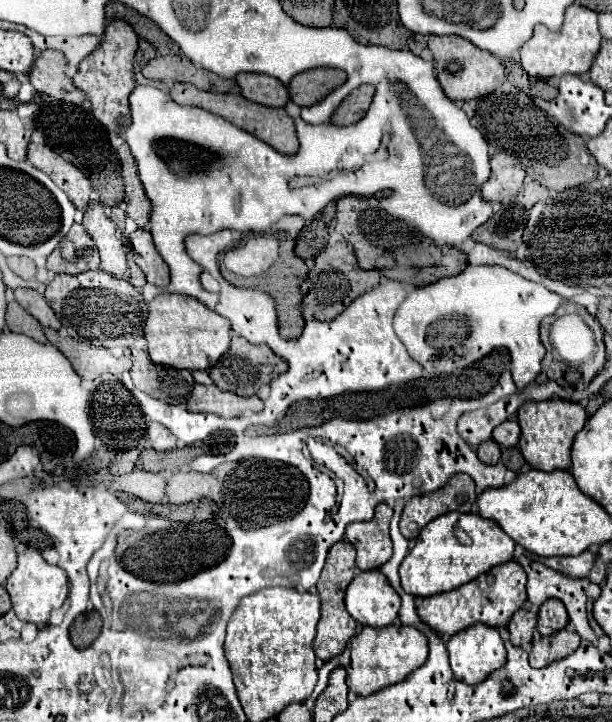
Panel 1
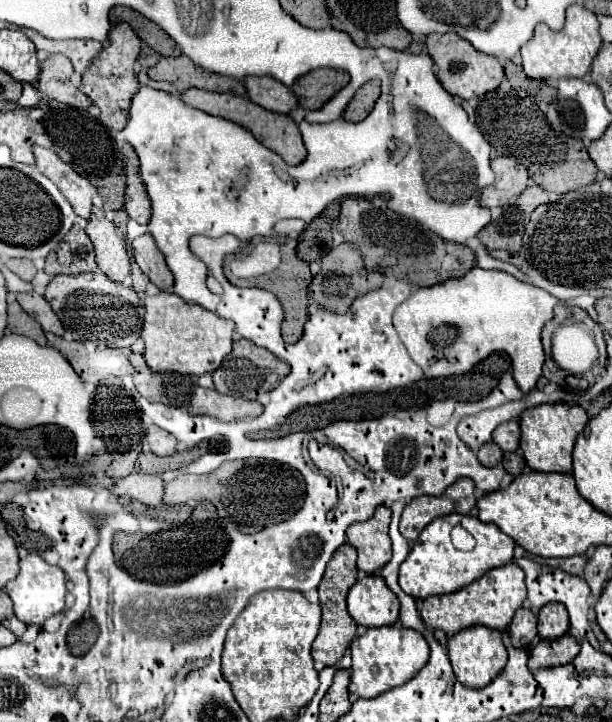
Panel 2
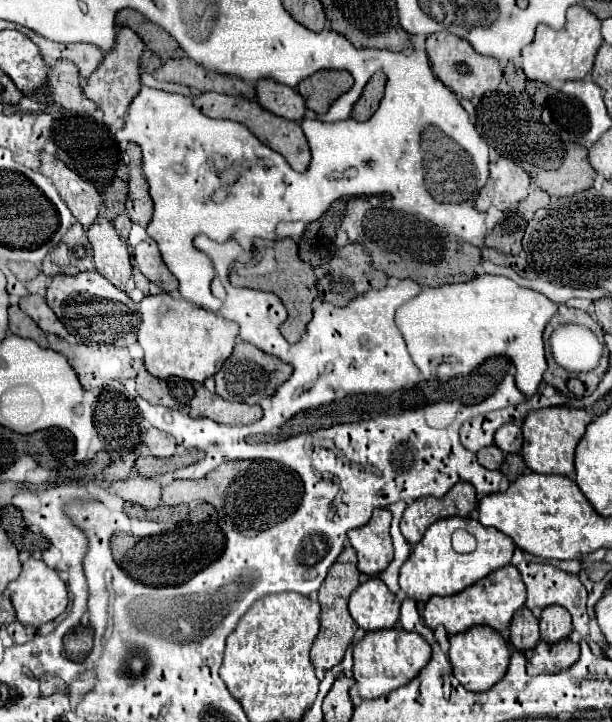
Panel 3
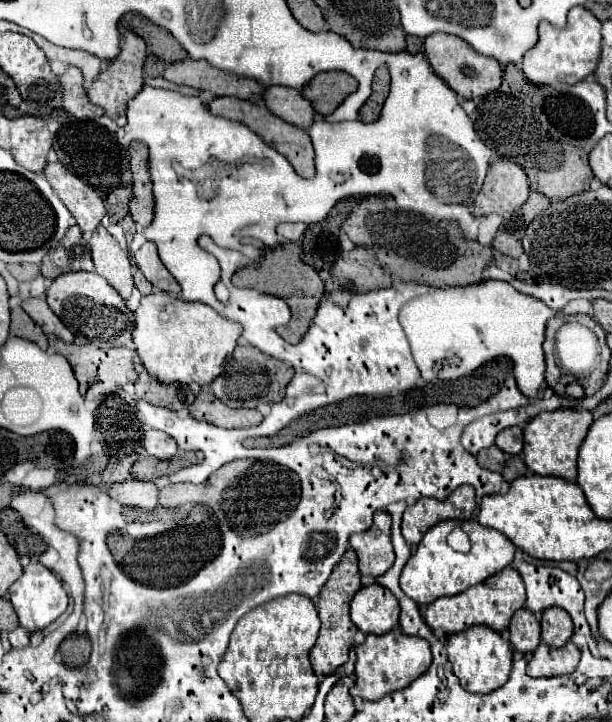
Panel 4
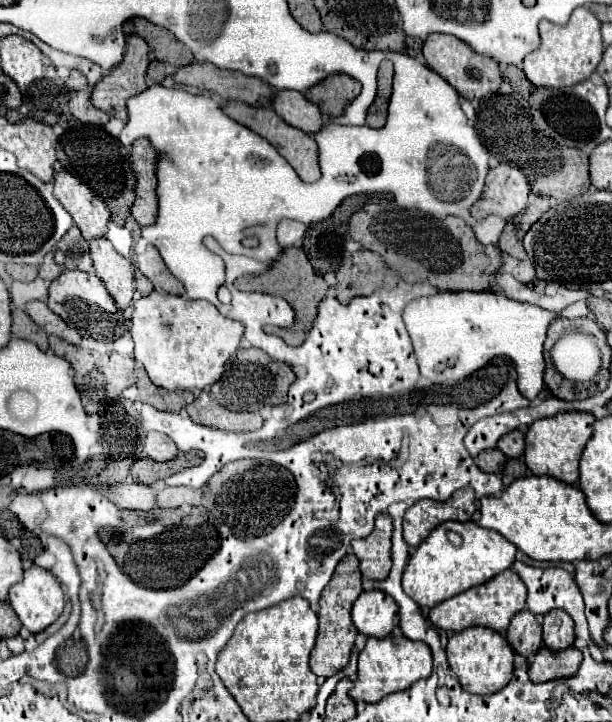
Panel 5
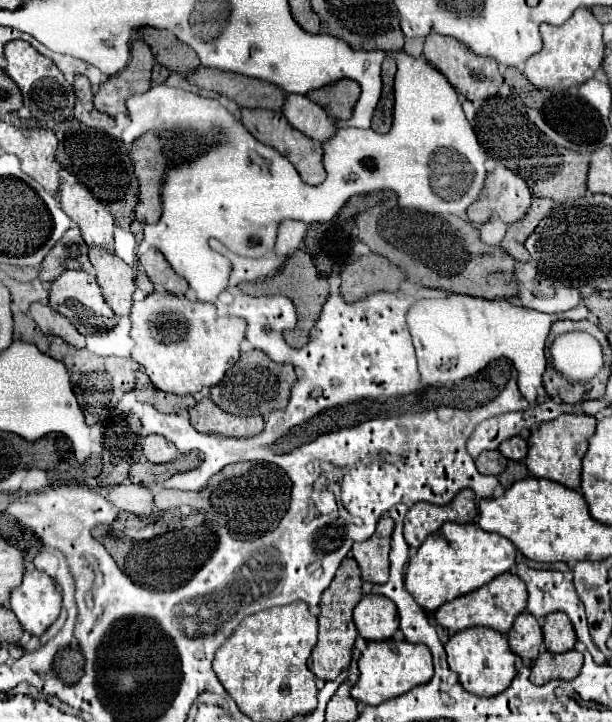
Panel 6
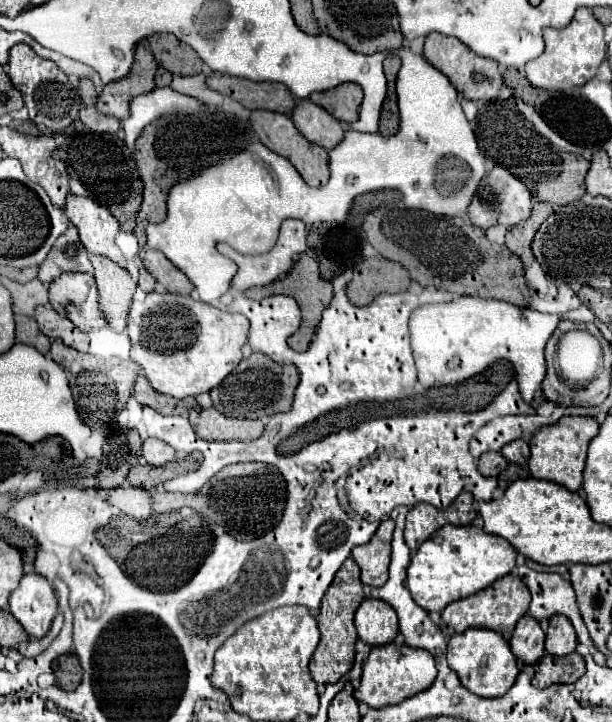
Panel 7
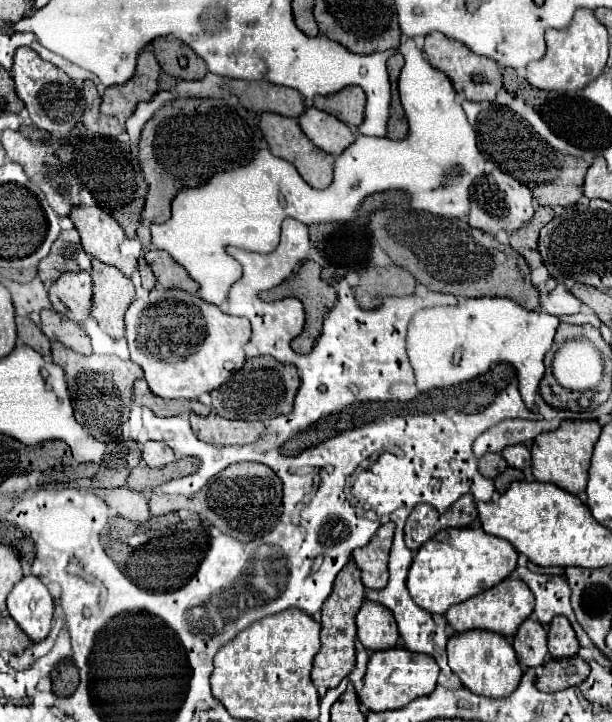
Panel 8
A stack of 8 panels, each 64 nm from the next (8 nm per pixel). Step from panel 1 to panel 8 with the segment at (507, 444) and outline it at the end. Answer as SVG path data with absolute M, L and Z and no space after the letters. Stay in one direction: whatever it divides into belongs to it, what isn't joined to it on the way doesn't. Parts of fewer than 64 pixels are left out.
M514 444L514 446L508 446L502 450L502 456L506 458L506 462L512 466L512 468L520 468L524 470L526 466L530 466L530 450L524 446L524 444Z

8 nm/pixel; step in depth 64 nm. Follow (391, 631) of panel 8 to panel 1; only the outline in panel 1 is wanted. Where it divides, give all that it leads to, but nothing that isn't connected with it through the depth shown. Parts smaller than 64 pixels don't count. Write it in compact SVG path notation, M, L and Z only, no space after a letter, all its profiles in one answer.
M380 570L358 572L346 590L346 608L362 626L390 626L400 610L400 596Z

